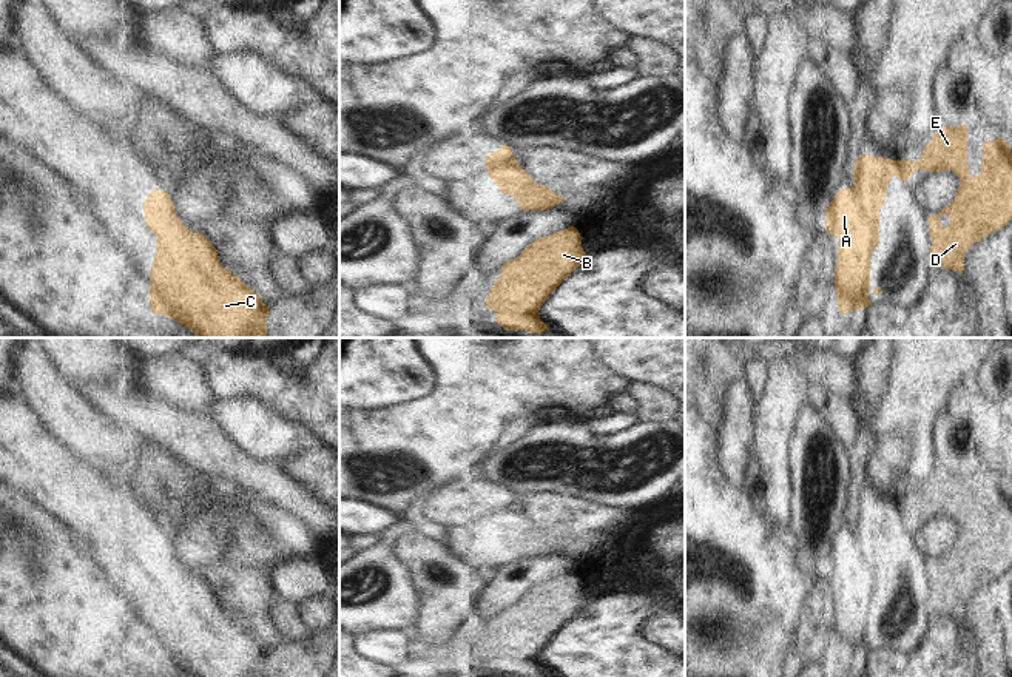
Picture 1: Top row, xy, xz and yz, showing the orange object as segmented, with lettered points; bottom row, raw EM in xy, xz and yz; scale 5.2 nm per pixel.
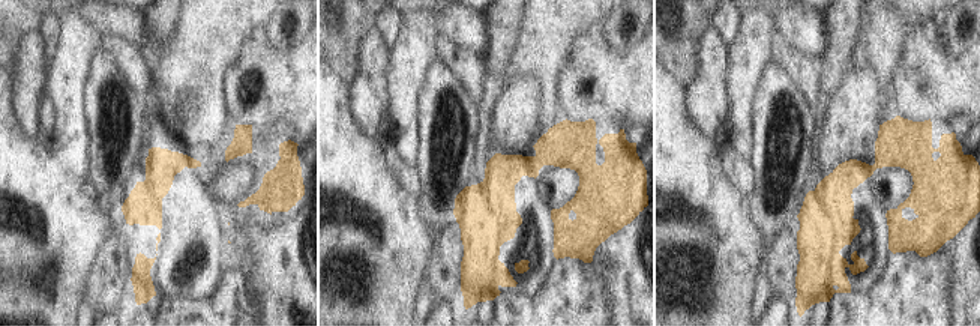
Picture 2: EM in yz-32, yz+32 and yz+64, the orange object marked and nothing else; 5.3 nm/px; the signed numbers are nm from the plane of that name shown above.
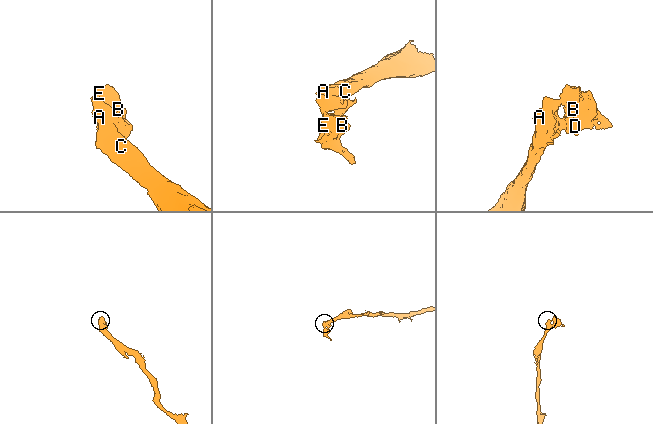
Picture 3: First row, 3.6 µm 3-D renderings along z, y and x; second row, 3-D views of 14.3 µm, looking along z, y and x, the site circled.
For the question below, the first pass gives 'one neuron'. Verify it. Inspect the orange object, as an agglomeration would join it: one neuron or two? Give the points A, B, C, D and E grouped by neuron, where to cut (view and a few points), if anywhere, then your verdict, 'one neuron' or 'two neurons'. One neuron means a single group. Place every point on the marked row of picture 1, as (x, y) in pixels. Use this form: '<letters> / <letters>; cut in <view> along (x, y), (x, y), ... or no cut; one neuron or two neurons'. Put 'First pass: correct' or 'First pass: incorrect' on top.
First pass: correct
A B C D E; no cut; one neuron

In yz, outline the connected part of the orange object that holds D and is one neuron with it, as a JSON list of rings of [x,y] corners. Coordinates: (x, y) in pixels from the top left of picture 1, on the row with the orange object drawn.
[[[943,125],[924,147],[923,156],[916,162],[910,159],[889,160],[870,154],[858,157],[853,167],[853,187],[838,191],[825,211],[825,231],[841,239],[835,267],[835,291],[841,315],[872,305],[869,301],[870,262],[872,253],[879,242],[879,211],[884,207],[887,187],[893,176],[907,180],[916,170],[930,173],[953,171],[960,177],[953,202],[936,216],[927,216],[932,241],[929,251],[935,268],[943,267],[961,275],[964,270],[964,253],[975,242],[1004,228],[1012,219],[1012,153],[1003,137],[983,142],[981,171],[975,177],[969,174],[967,125],[953,128]]]

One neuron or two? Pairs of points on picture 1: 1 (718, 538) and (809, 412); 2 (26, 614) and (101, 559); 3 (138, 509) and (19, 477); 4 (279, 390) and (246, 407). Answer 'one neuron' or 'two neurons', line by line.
1: two neurons
2: one neuron
3: one neuron
4: two neurons

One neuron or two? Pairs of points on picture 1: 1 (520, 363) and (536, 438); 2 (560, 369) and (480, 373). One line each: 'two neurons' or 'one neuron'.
1: two neurons
2: one neuron

